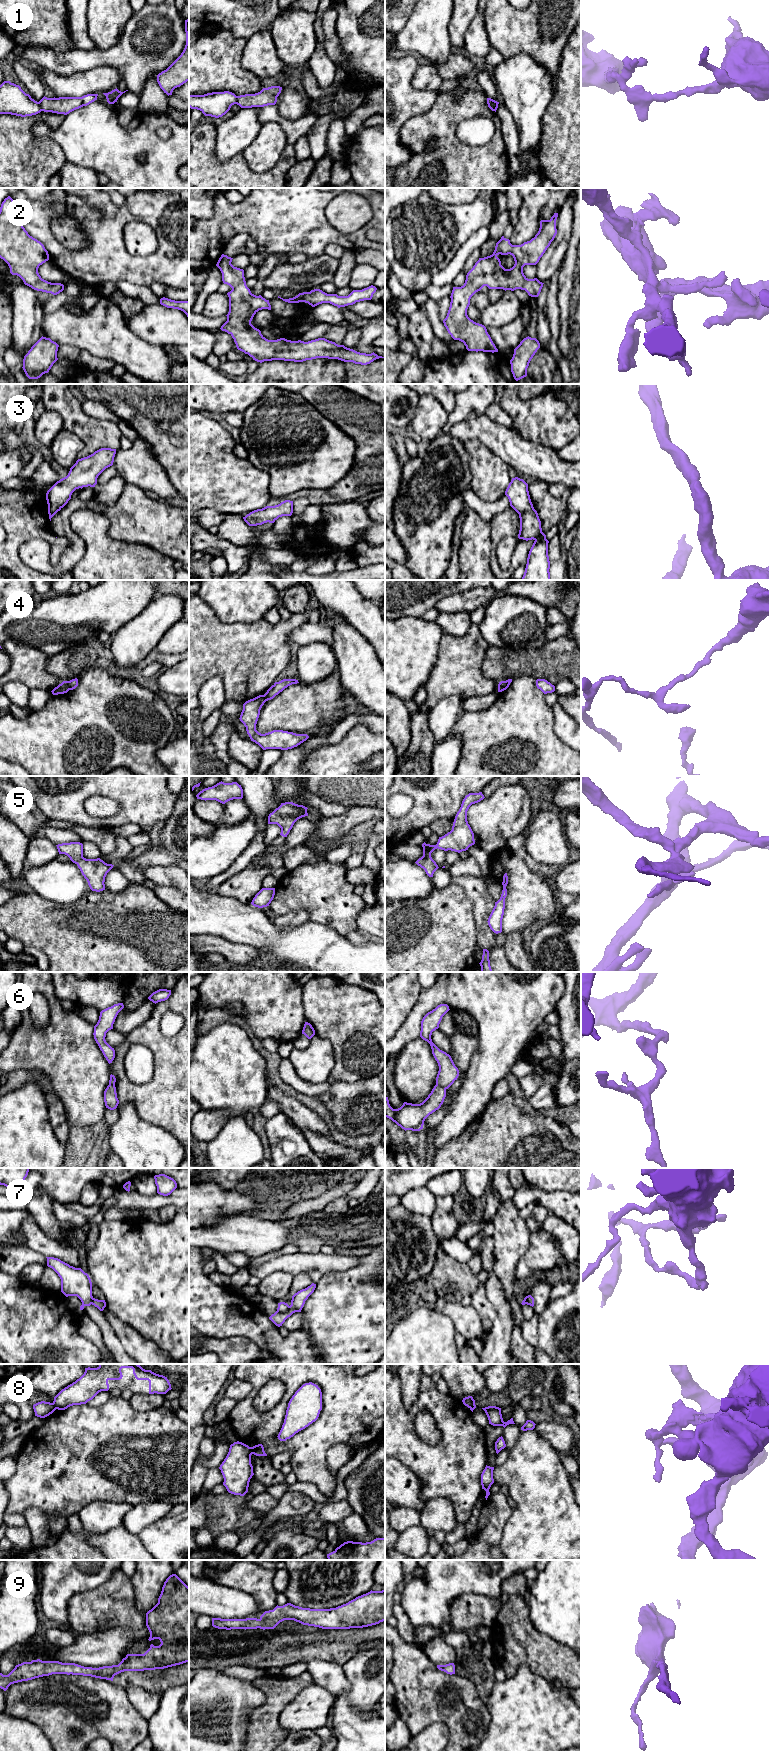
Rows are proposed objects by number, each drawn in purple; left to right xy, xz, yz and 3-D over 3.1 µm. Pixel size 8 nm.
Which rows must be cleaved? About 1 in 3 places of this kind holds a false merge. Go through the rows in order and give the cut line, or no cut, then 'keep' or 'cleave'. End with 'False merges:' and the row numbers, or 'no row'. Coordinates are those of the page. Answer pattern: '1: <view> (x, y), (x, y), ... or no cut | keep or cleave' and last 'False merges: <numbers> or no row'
1: xy (38, 102), (42, 110) | cleave
2: no cut | keep
3: no cut | keep
4: xy (68, 681), (70, 689) | cleave
5: no cut | keep
6: yz (436, 1084), (445, 1089) | cleave
7: xz (289, 1306), (284, 1312), (277, 1311) | cleave
8: xz (250, 1447), (252, 1453) | cleave
9: no cut | keep
False merges: 1, 4, 6, 7, 8

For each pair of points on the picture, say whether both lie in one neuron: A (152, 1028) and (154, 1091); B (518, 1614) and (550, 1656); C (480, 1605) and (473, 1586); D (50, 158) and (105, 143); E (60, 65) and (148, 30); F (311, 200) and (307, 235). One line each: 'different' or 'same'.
A: same
B: same
C: different
D: different
E: same
F: same

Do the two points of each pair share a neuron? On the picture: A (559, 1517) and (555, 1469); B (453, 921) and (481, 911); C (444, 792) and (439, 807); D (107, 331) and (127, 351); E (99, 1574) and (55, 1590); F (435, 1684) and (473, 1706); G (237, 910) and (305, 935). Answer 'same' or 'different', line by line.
A: same
B: different
C: same
D: same
E: same
F: same
G: same

